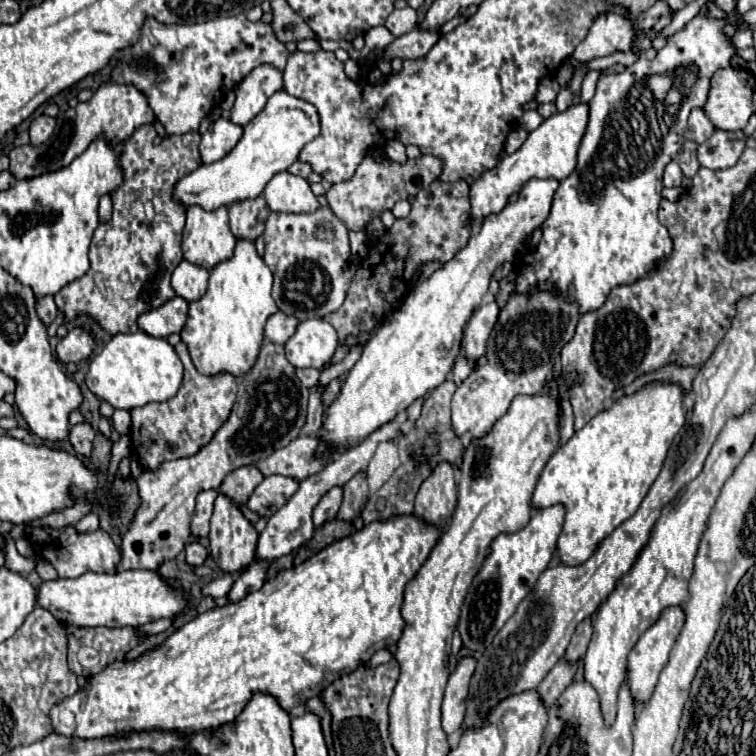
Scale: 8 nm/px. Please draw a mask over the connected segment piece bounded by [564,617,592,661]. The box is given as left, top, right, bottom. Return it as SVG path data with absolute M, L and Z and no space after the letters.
M586 617L586 619L576 627L576 631L574 631L574 635L572 635L572 641L570 641L564 657L566 657L568 661L578 661L578 659L582 659L584 653L586 653L588 643L590 643L590 637L592 637L592 621L590 621L590 617Z

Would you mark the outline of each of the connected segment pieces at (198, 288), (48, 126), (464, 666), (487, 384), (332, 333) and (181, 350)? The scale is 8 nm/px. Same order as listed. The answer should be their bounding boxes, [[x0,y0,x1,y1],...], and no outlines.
[[172,259,210,301],[30,115,56,145],[442,655,476,735],[452,291,580,437],[286,319,338,369],[132,341,236,469]]

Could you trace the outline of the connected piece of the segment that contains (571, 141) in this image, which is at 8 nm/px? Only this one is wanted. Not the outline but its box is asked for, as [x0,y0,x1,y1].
[470,103,588,219]

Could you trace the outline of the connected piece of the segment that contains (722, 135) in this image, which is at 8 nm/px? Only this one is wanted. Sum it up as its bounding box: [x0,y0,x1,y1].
[698,131,746,169]

